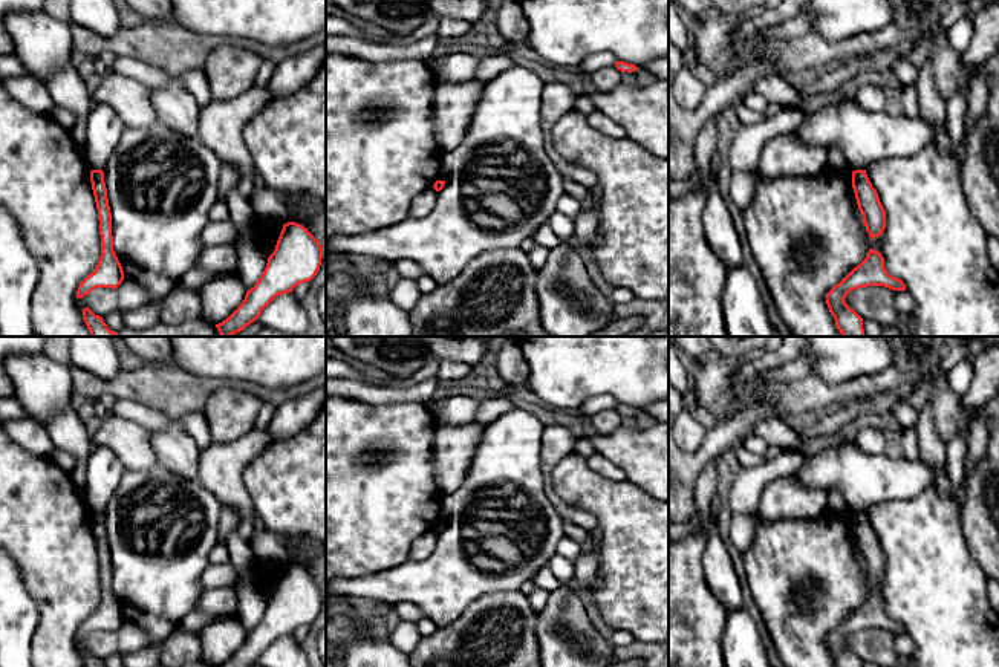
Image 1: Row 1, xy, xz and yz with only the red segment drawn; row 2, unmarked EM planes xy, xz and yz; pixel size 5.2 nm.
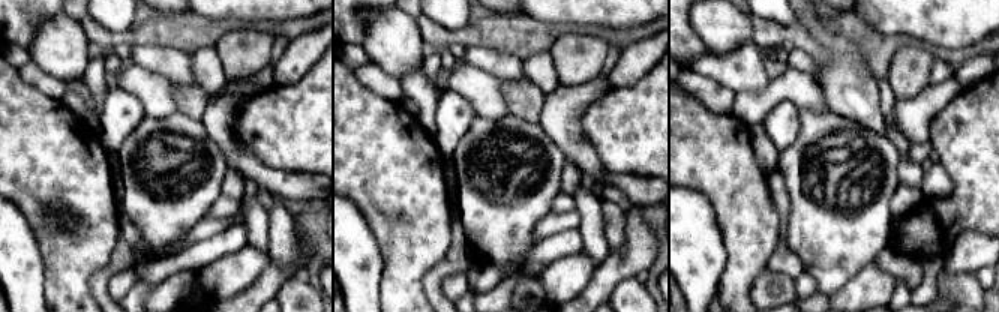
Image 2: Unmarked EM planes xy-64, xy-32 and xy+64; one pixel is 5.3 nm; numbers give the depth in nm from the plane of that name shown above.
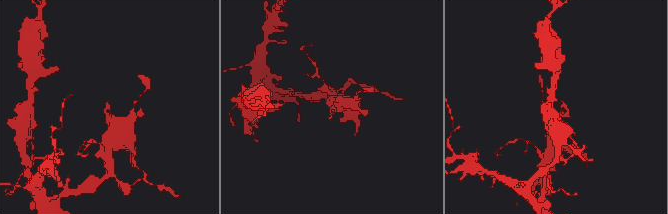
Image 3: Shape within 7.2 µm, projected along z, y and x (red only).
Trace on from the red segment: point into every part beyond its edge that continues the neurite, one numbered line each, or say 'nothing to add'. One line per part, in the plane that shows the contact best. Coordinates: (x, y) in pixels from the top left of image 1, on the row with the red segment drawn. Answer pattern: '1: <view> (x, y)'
nothing to add

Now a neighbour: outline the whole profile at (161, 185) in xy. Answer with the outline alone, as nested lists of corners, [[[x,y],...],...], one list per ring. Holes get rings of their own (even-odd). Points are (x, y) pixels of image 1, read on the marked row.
[[[156,122],[144,129],[125,127],[103,167],[112,213],[113,251],[124,277],[142,285],[148,301],[164,298],[190,271],[200,251],[200,233],[219,200],[219,158],[199,138],[177,133]]]

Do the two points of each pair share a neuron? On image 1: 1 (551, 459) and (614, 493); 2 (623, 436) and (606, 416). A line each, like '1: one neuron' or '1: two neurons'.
1: two neurons
2: two neurons

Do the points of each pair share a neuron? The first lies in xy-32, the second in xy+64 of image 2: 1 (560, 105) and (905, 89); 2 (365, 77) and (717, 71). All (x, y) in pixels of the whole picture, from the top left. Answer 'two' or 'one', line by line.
1: two
2: two

